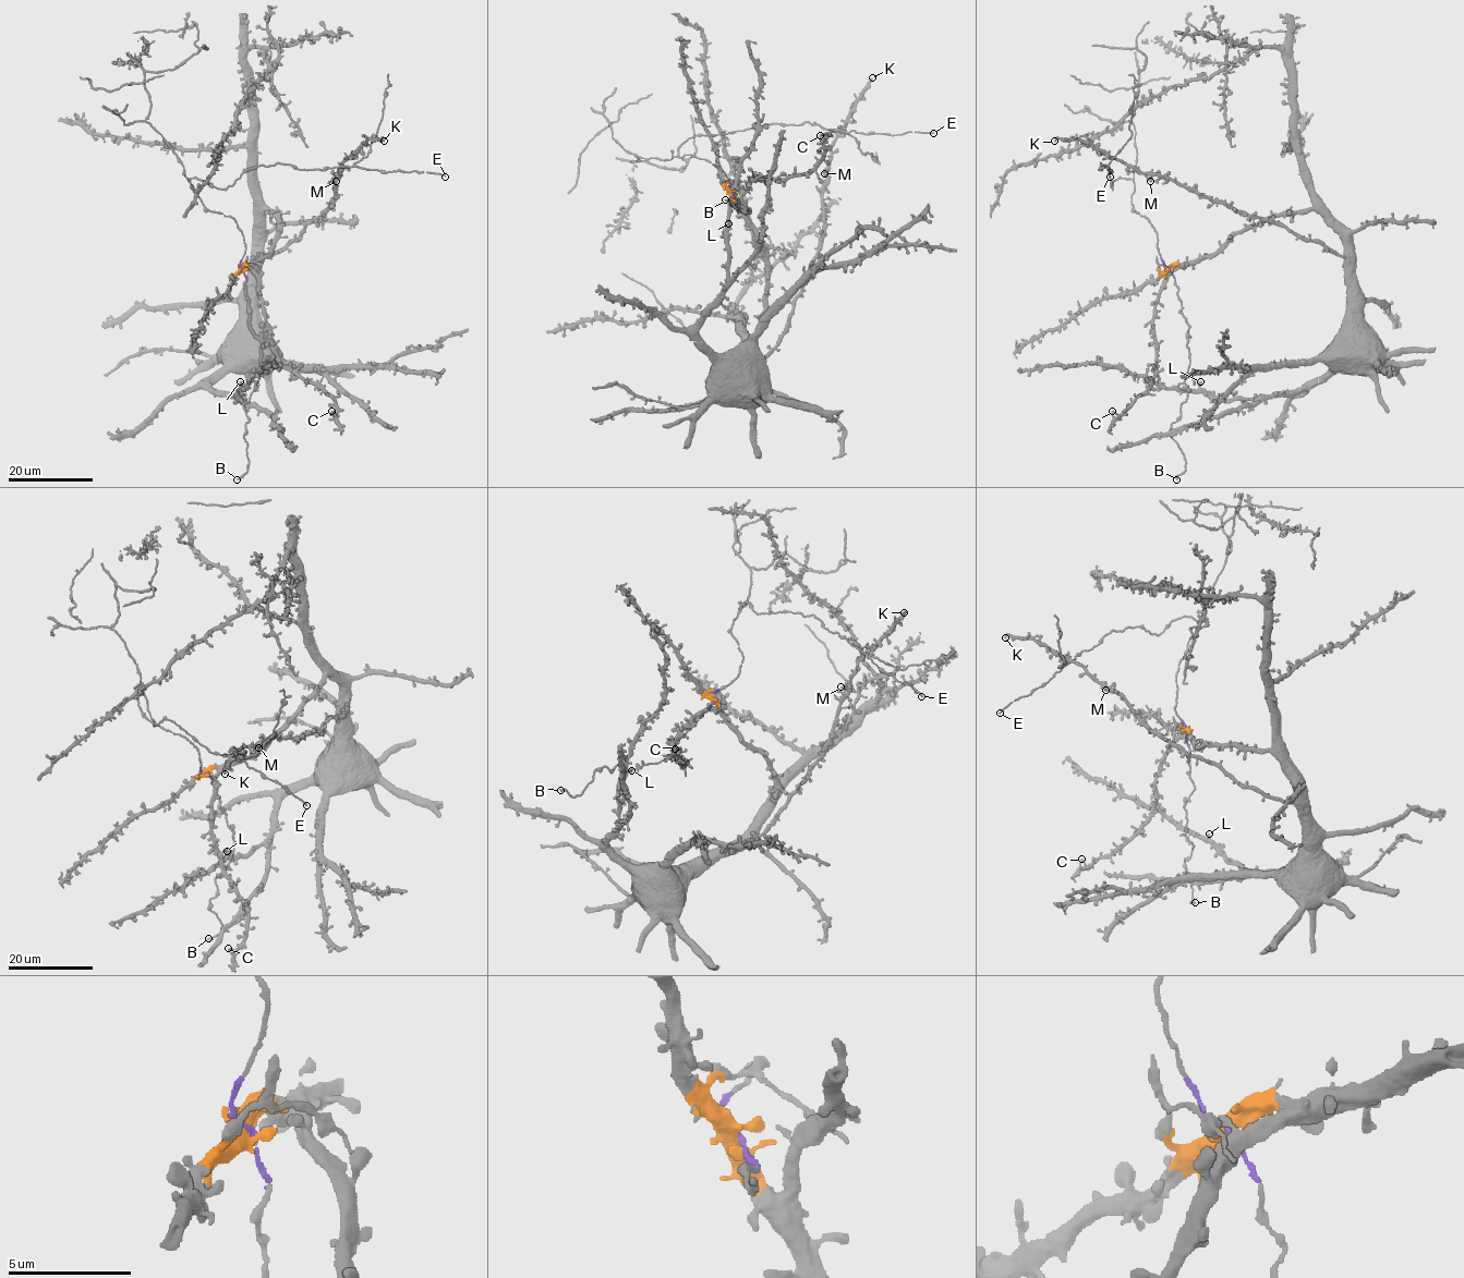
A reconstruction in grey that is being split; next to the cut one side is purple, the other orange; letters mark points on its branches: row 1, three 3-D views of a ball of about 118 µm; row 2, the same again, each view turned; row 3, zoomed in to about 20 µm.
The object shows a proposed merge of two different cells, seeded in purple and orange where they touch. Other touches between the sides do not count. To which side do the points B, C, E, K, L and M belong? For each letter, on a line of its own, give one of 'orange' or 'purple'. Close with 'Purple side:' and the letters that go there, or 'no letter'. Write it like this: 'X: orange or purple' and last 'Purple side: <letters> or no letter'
B: purple
C: orange
E: purple
K: orange
L: orange
M: orange
Purple side: B, E

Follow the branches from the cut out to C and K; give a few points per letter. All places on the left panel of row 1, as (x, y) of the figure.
C: (242, 268), (250, 266), (256, 277), (263, 316), (276, 357), (333, 398), (336, 413), (334, 415), (331, 411)
K: (242, 268), (278, 233), (266, 210), (262, 252), (273, 256), (333, 203), (341, 165), (367, 140), (383, 142)

